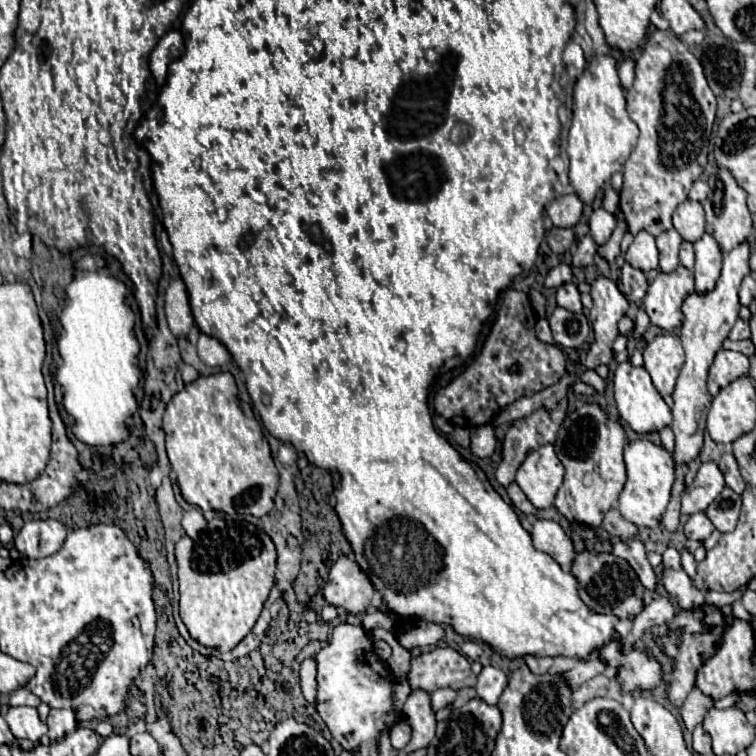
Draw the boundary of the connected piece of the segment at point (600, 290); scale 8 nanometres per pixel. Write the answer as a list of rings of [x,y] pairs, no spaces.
[[[599,276],[591,284],[591,298],[595,302],[590,310],[589,320],[595,342],[590,345],[582,364],[586,368],[597,368],[599,364],[609,364],[613,360],[613,340],[619,336],[619,320],[627,312],[627,298],[619,292],[617,284],[605,276]]]

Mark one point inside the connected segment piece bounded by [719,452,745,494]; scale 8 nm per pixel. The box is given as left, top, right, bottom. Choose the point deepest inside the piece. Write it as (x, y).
(728, 466)

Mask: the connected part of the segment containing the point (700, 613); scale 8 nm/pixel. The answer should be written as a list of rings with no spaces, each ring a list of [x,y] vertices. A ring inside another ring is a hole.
[[[703,604],[701,608],[695,608],[685,612],[681,610],[673,624],[669,624],[669,634],[665,638],[661,638],[661,644],[663,644],[663,652],[673,658],[673,680],[671,680],[671,686],[669,686],[669,700],[675,704],[675,706],[681,706],[689,694],[689,690],[695,686],[695,674],[699,670],[699,666],[711,658],[711,654],[717,652],[719,644],[721,644],[721,636],[723,636],[723,630],[725,630],[725,622],[723,622],[723,614],[721,610],[717,610],[715,606],[709,606],[709,604]],[[675,628],[683,628],[683,636],[681,636],[681,648],[675,646]]]

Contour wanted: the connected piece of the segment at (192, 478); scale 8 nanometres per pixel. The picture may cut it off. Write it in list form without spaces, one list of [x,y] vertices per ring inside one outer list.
[[[229,372],[201,376],[197,382],[185,386],[183,392],[175,394],[167,404],[163,416],[163,430],[167,434],[167,454],[171,468],[177,474],[177,482],[183,498],[198,506],[207,521],[228,518],[232,514],[265,516],[273,510],[273,498],[279,486],[279,474],[271,458],[269,444],[263,430],[247,402],[237,398],[237,384]]]

